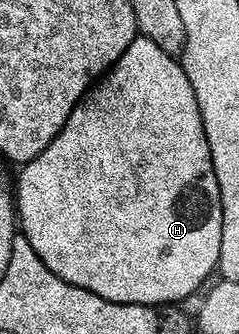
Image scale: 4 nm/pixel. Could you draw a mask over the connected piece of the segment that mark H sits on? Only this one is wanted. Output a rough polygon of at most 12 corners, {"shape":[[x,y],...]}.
{"shape":[[138,36],[22,166],[39,261],[187,303],[223,200],[193,83]]}

